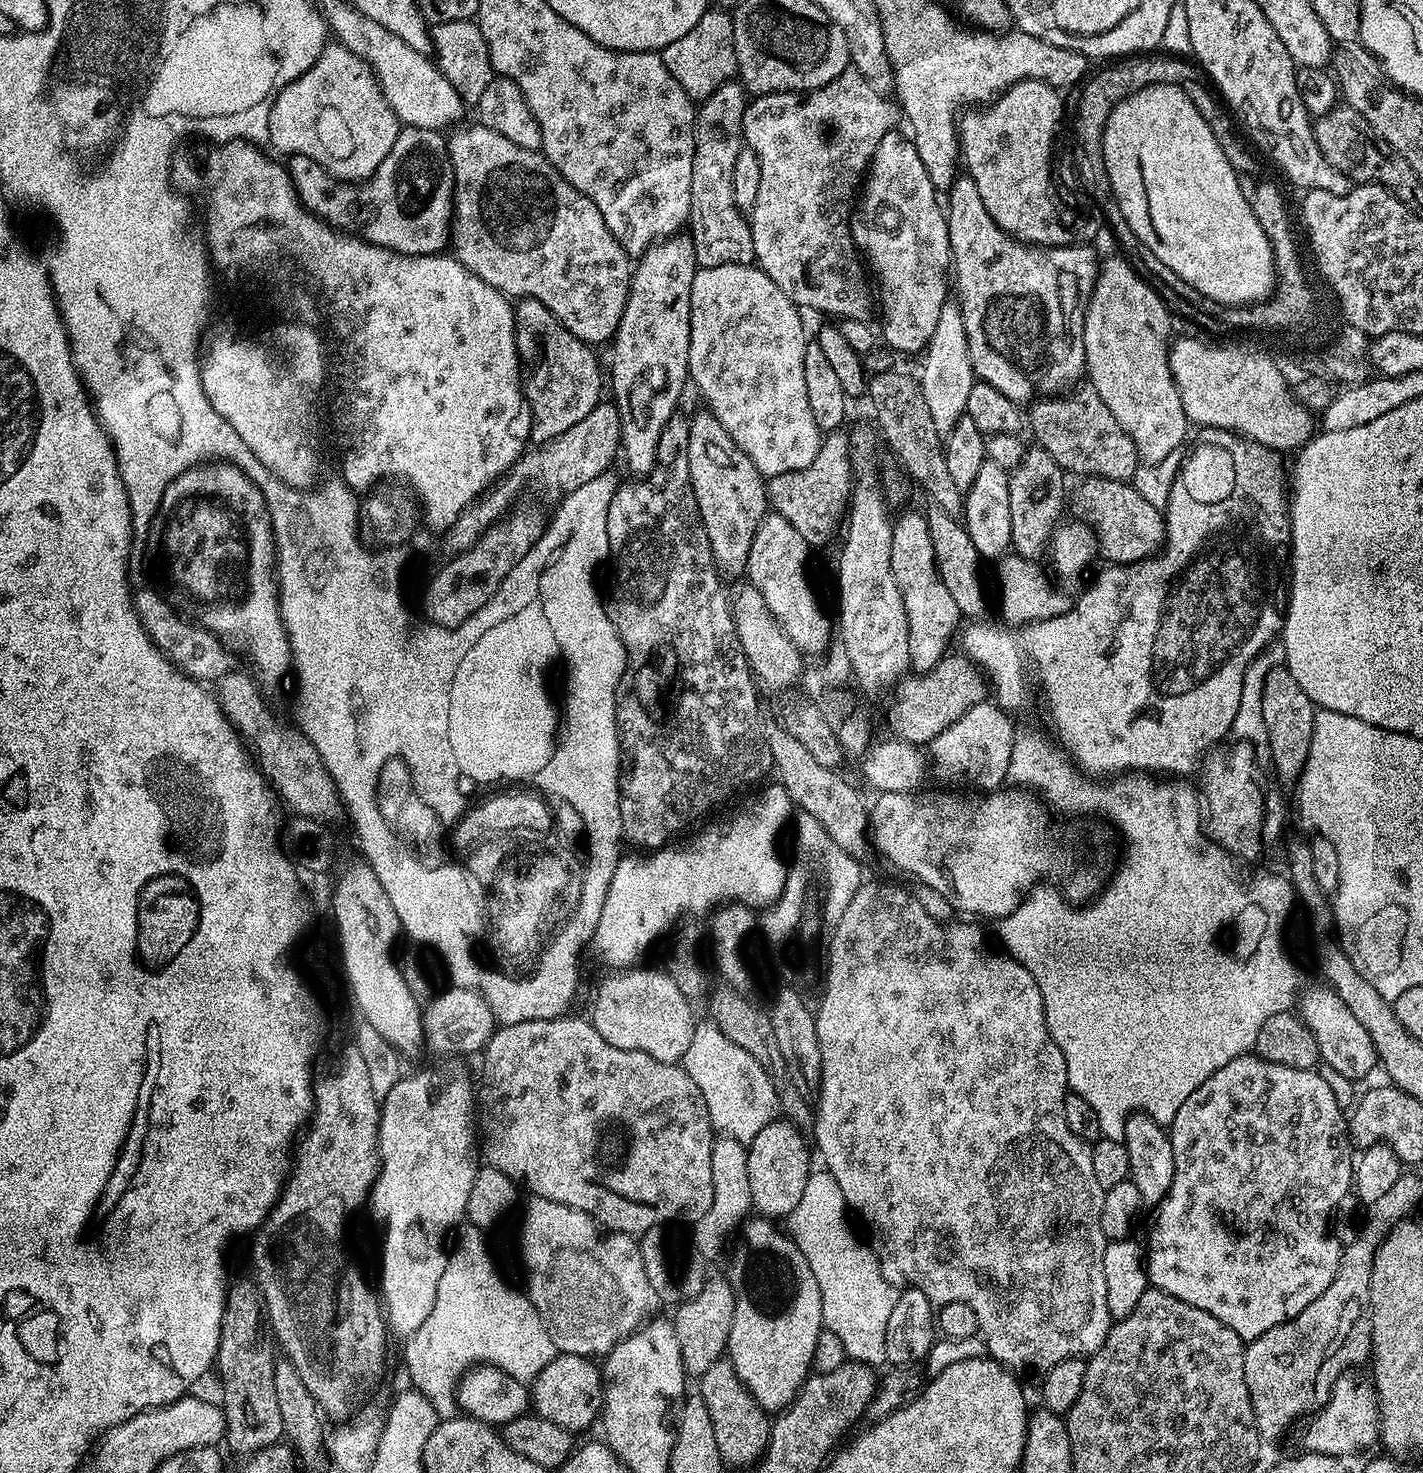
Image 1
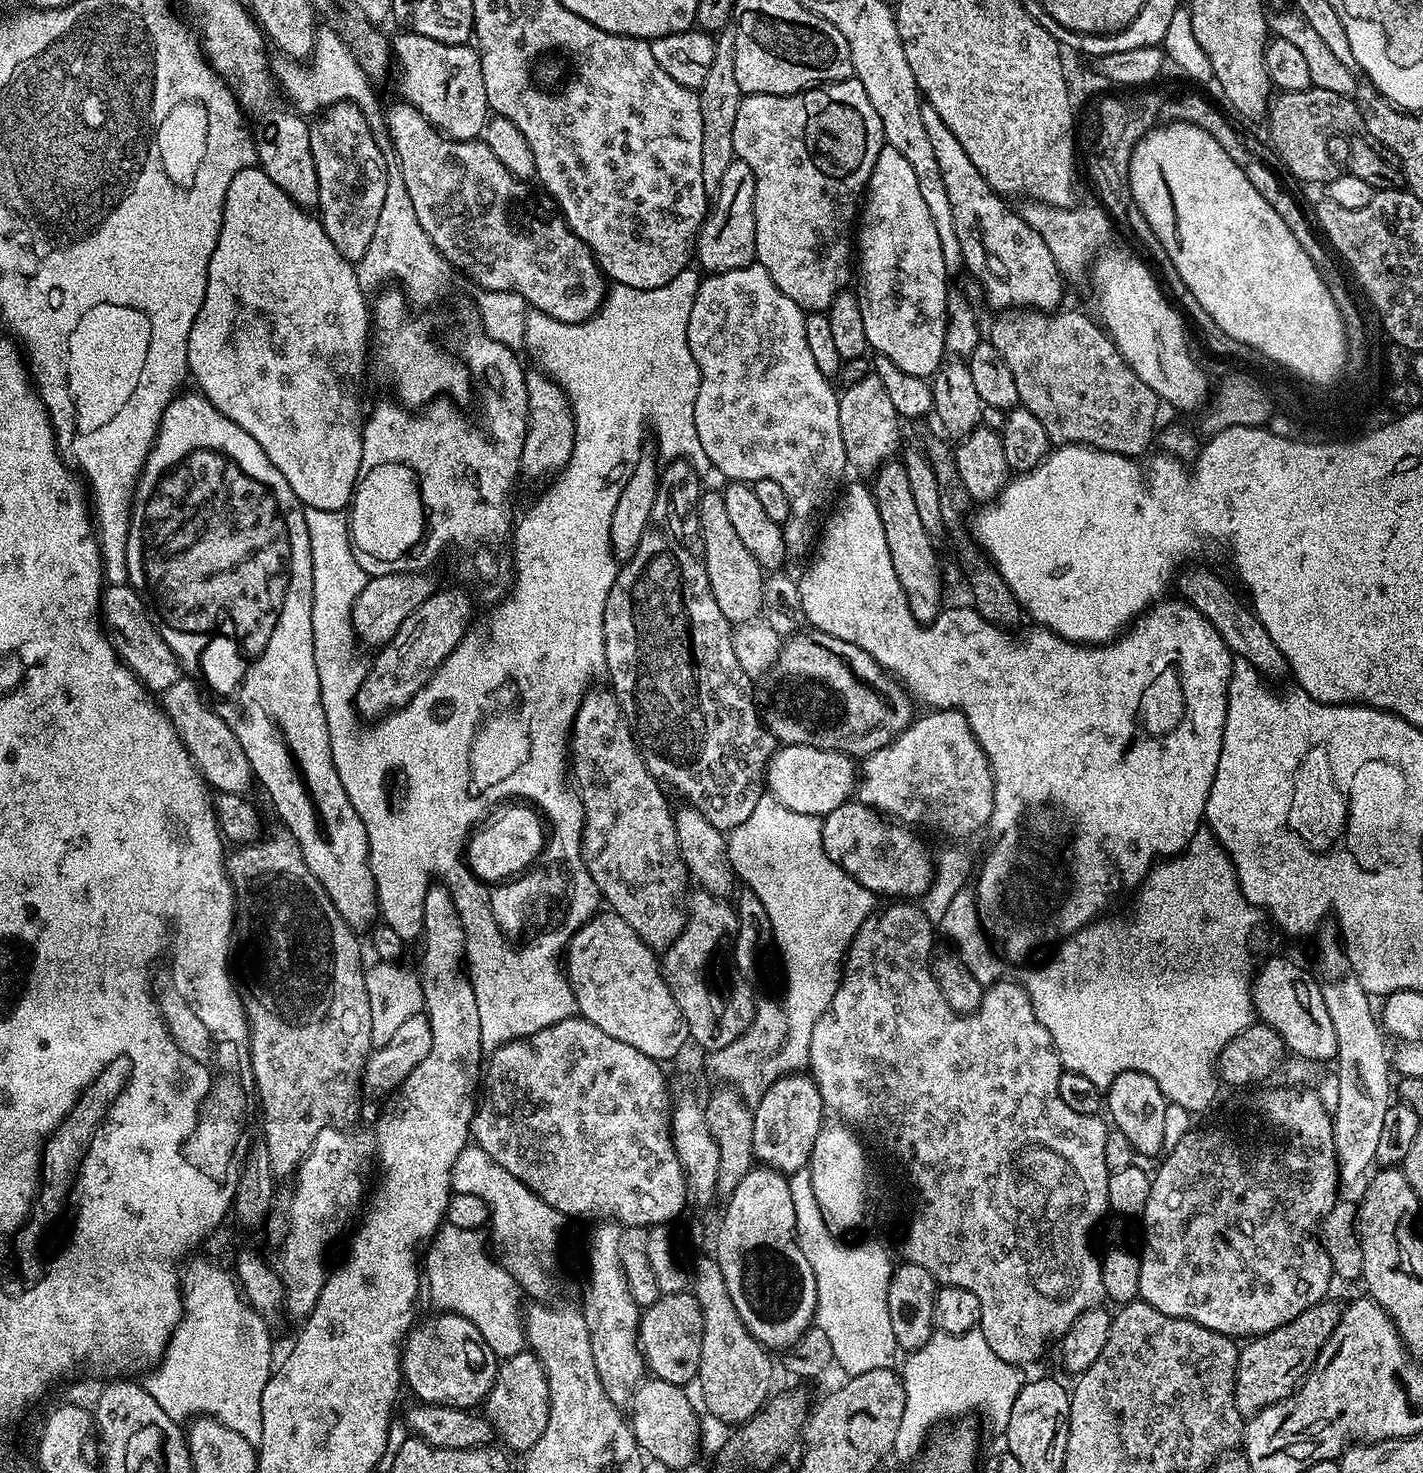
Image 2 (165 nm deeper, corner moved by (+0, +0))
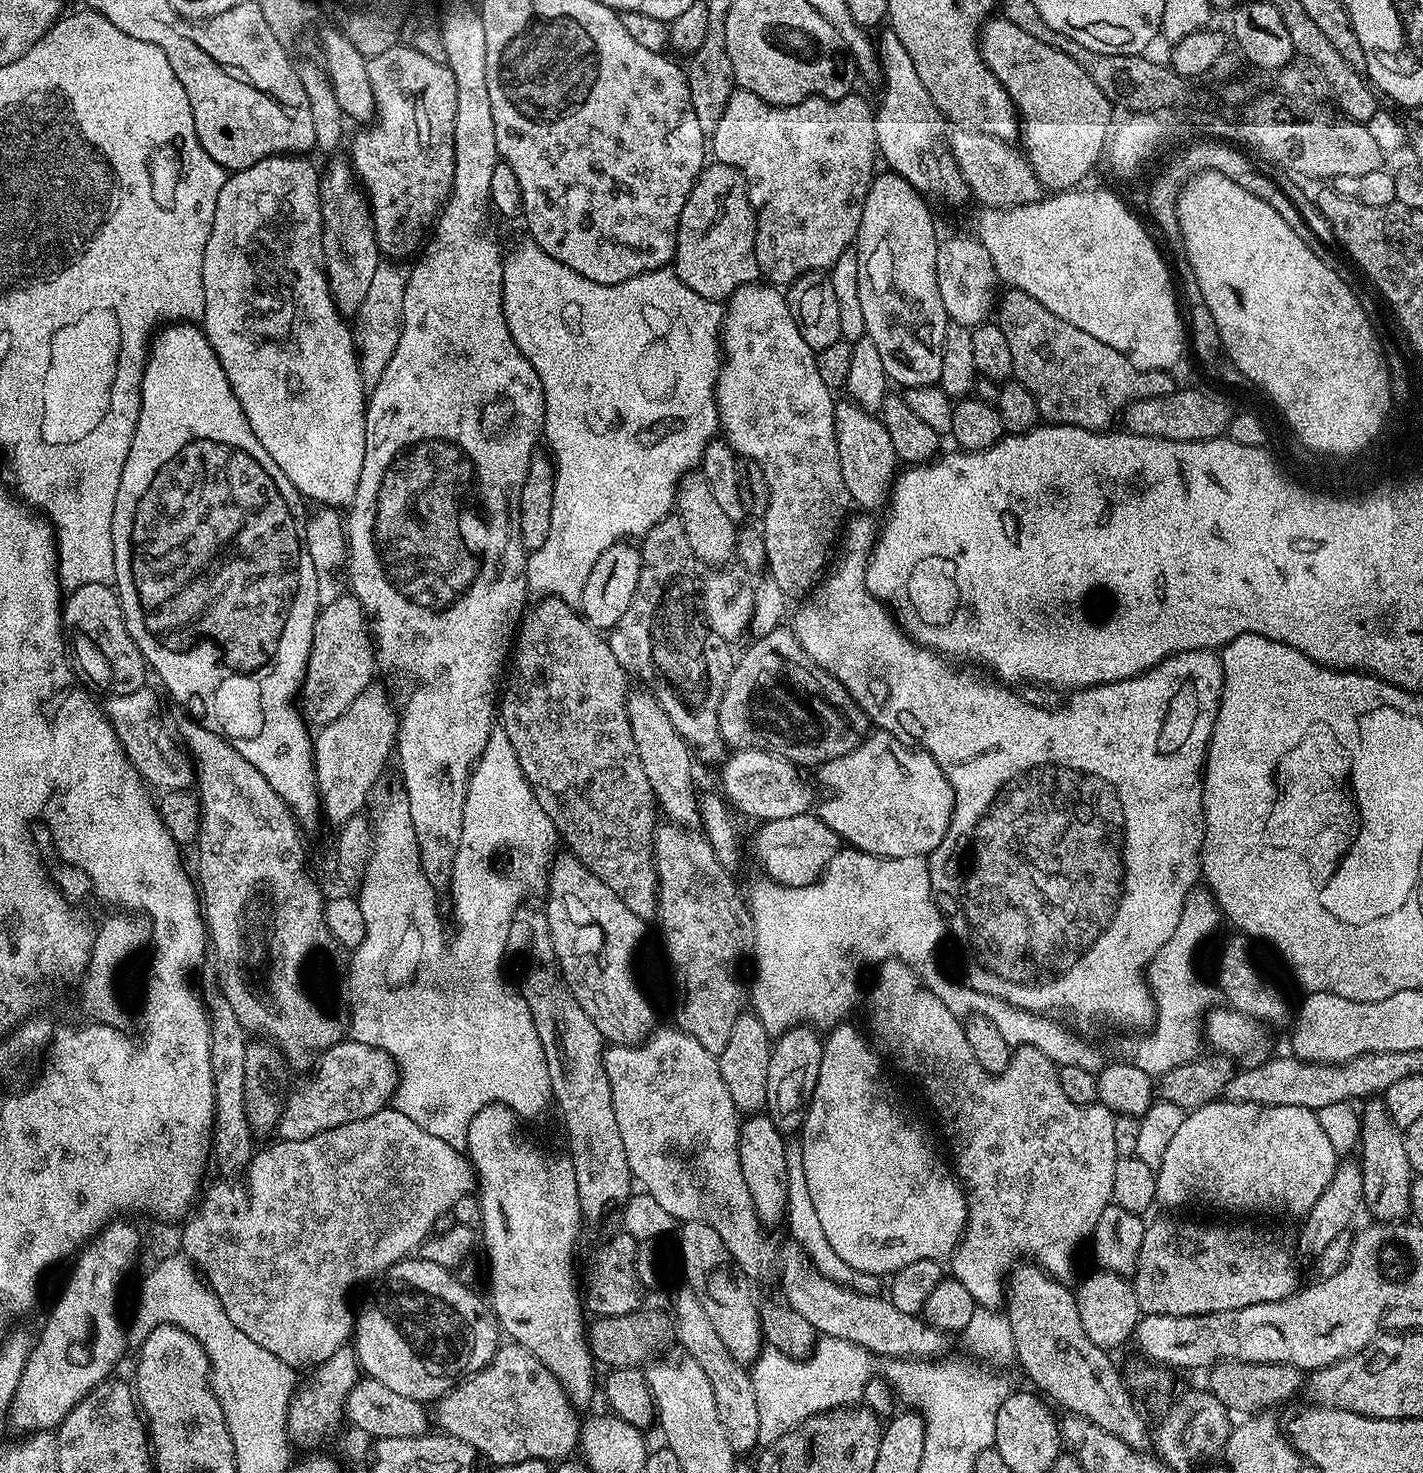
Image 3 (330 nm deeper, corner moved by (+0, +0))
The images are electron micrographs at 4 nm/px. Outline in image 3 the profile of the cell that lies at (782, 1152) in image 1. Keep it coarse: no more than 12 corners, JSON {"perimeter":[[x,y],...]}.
{"perimeter":[[821,1033],[775,1037],[766,1114],[782,1134],[804,1127],[818,1086]]}

